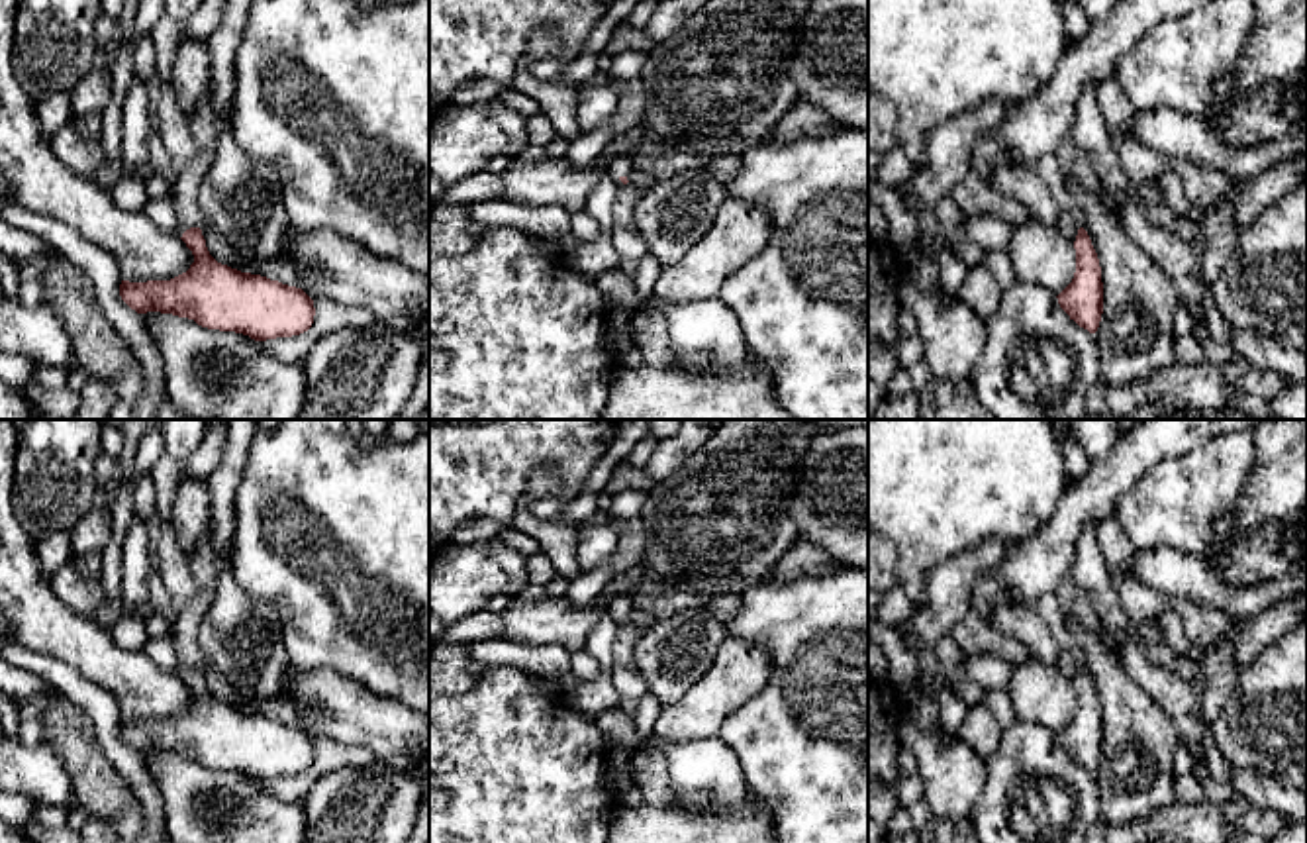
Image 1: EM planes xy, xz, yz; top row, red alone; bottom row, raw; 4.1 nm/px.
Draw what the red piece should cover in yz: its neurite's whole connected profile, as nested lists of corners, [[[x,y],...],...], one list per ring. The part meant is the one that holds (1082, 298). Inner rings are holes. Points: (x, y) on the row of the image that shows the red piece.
[[[1084,227],[1078,229],[1074,249],[1074,278],[1056,298],[1070,320],[1089,333],[1095,333],[1103,314],[1103,282],[1097,253]]]

